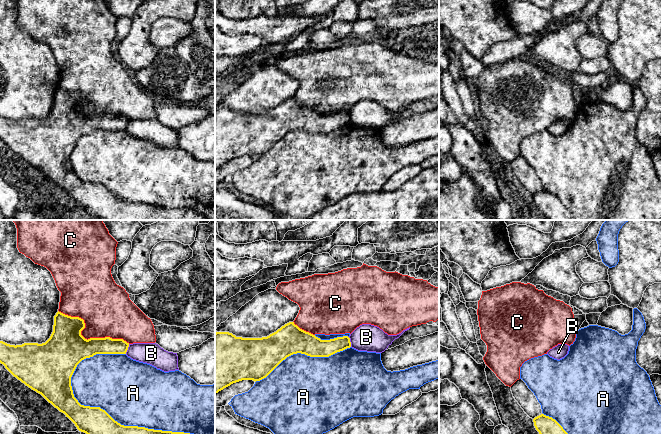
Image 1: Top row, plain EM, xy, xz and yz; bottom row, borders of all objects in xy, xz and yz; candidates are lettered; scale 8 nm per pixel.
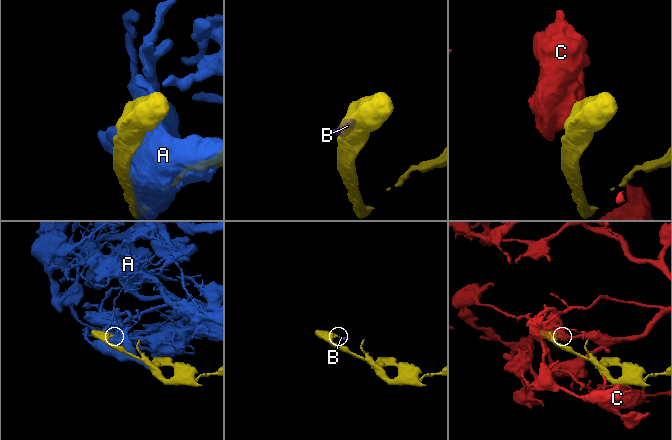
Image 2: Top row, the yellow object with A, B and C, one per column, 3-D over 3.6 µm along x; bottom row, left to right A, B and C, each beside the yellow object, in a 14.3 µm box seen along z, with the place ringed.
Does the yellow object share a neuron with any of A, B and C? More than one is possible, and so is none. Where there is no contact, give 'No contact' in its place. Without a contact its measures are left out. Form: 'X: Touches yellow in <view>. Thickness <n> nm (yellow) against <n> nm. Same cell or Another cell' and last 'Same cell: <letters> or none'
A: Touches yellow in xy. Thickness 220 nm (yellow) against 500 nm. Another cell
B: Touches yellow in xy. Thickness 140 nm (yellow) against 180 nm. Another cell
C: Touches yellow in xy. Thickness 320 nm (yellow) against 360 nm. Another cell
Same cell: none

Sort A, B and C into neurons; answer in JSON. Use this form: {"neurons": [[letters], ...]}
{"neurons": [["A"], ["B"], ["C"]]}

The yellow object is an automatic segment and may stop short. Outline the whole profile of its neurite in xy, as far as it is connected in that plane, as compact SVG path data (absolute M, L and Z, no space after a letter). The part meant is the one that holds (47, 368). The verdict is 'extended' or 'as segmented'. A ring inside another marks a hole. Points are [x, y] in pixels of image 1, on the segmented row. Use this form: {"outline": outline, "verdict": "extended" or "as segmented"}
{"outline": "M58 311L54 316L53 332L45 343L24 343L15 346L0 341L0 363L14 377L41 394L55 408L64 413L79 431L86 434L190 434L138 426L124 426L115 421L100 407L81 405L74 397L71 386L71 377L77 365L82 360L96 354L126 354L129 347L129 343L123 339L105 337L87 340L81 335L84 328L83 319L71 317Z", "verdict": "as segmented"}

